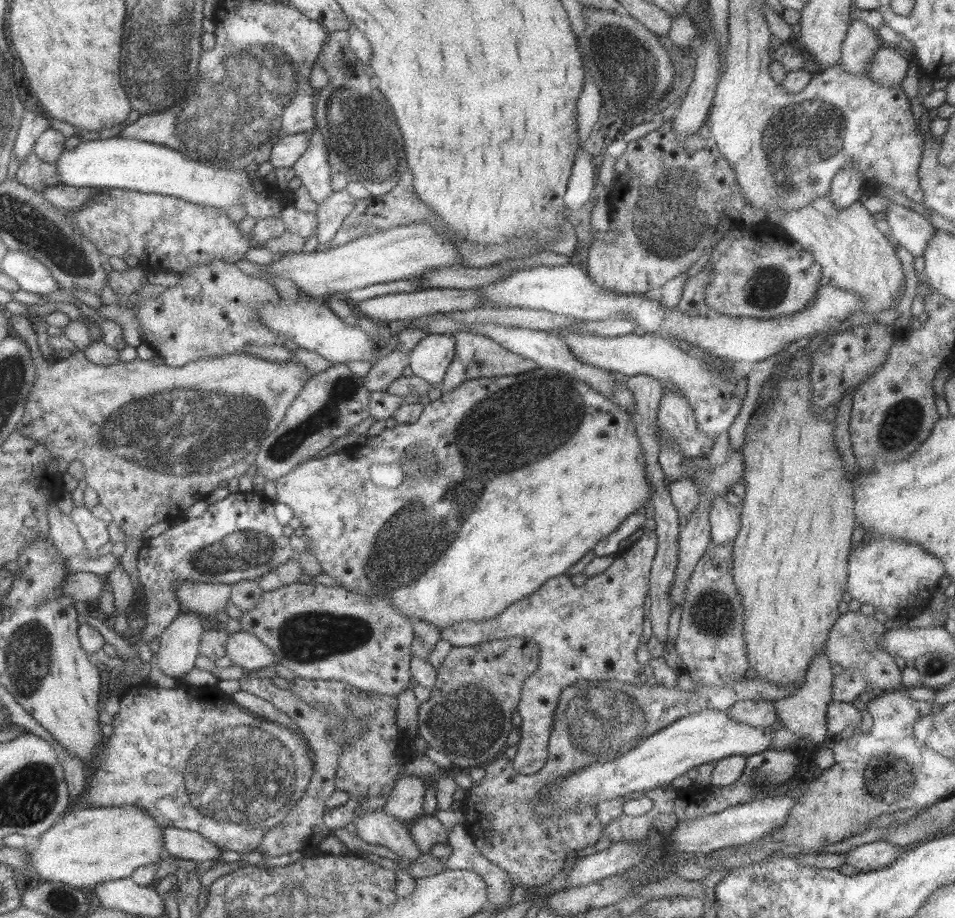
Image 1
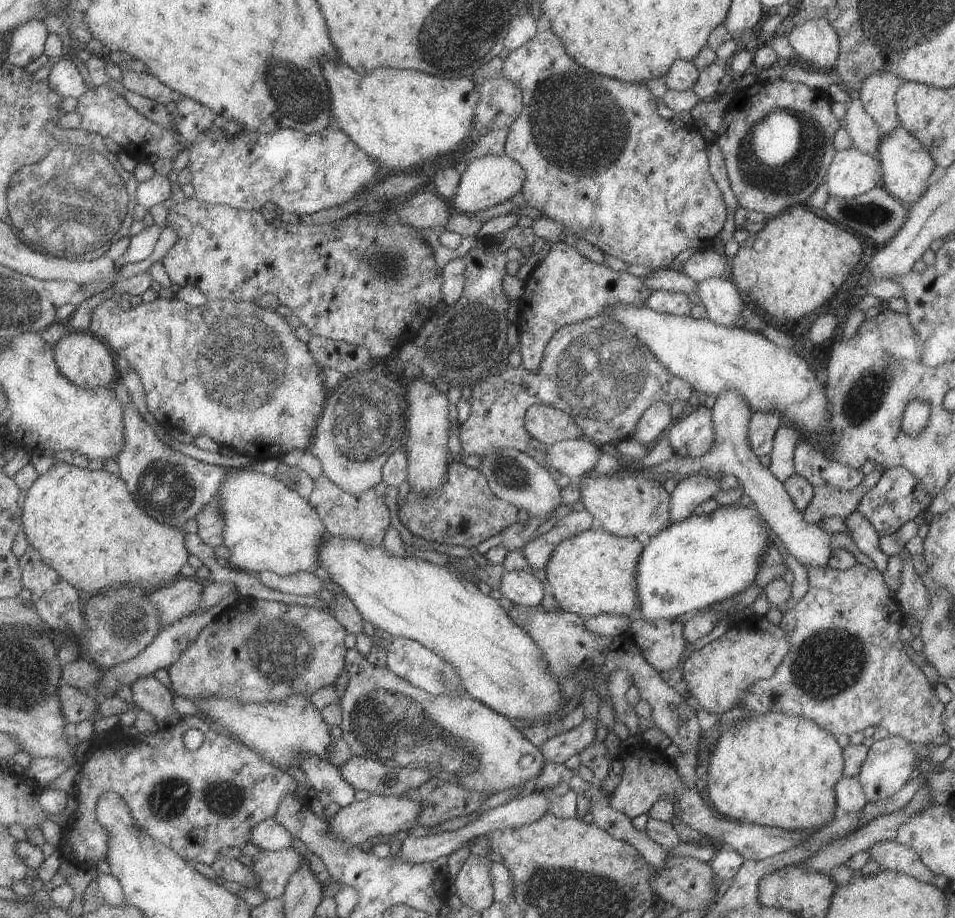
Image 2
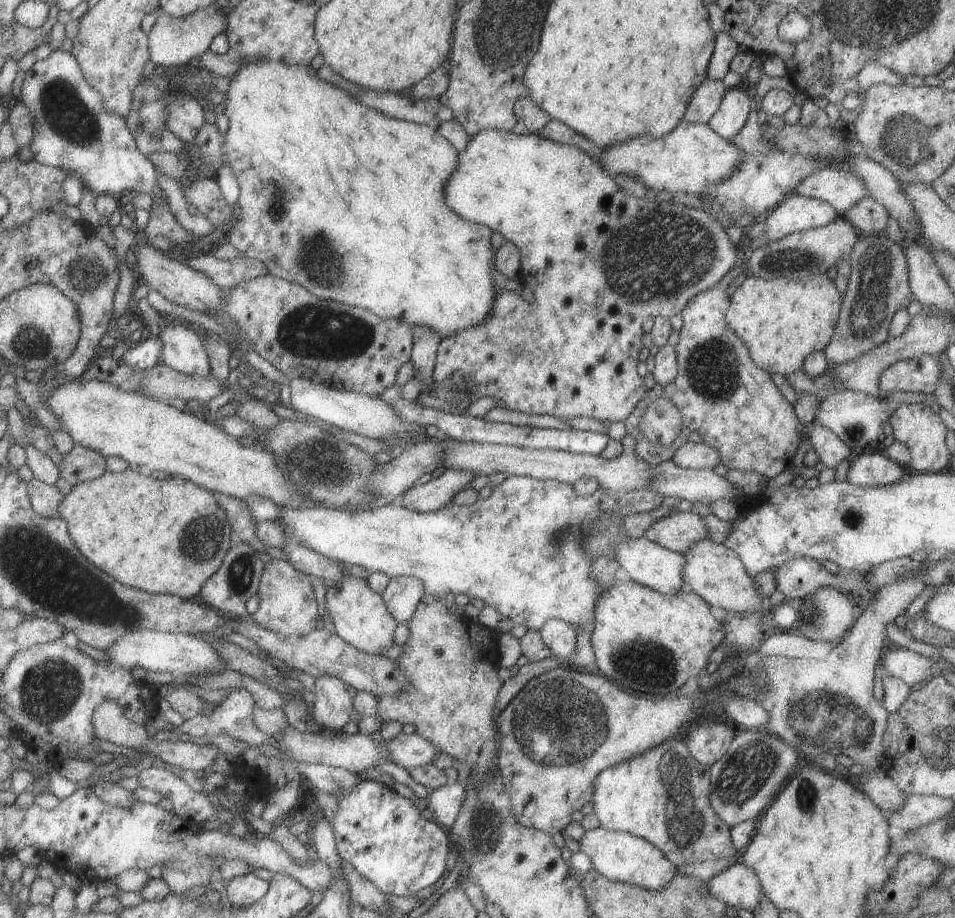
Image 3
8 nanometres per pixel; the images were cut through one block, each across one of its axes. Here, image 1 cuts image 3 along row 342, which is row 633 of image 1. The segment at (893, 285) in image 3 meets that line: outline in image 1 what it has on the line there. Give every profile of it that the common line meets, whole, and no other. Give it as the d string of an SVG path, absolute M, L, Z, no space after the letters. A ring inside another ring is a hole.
M848 610L840 614L831 625L824 642L824 653L831 664L839 664L843 669L853 669L861 673L868 682L868 689L879 688L889 691L902 688L902 670L893 663L893 657L878 645L878 640L885 630L882 617L878 615L865 617L859 611Z

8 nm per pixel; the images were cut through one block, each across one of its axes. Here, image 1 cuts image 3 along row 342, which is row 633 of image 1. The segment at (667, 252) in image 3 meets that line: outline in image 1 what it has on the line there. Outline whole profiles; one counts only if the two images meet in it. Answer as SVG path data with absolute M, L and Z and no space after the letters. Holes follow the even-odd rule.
M646 529L635 542L614 555L613 563L606 571L587 577L580 586L574 586L567 573L555 575L542 582L529 596L508 604L491 618L464 620L438 629L440 638L447 640L451 647L507 637L531 637L536 642L539 650L536 670L522 682L521 698L516 707L521 719L520 741L512 772L519 776L531 775L545 764L550 726L561 689L579 679L645 683L646 677L635 659L635 650L641 638L642 604L657 551L655 542L654 531ZM609 584L611 588L620 584L618 597L607 598Z

